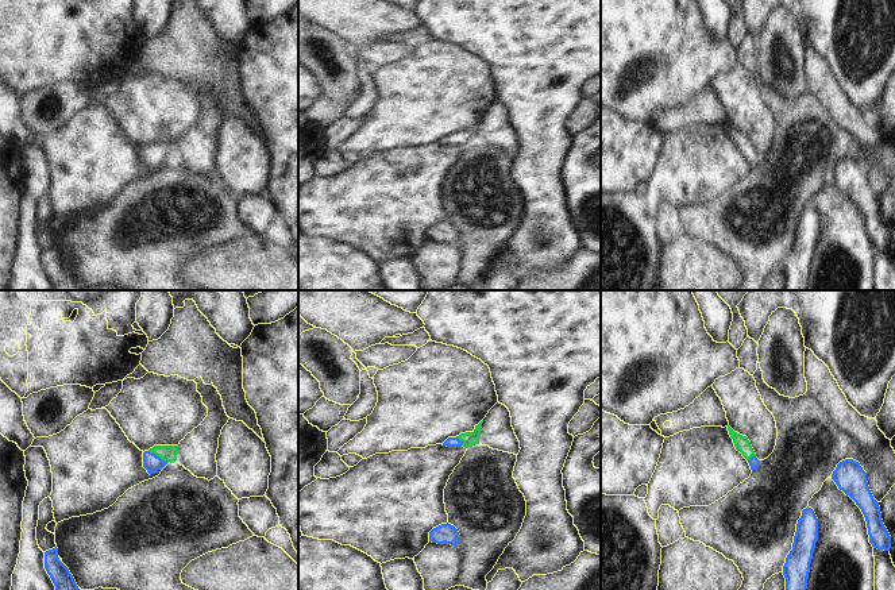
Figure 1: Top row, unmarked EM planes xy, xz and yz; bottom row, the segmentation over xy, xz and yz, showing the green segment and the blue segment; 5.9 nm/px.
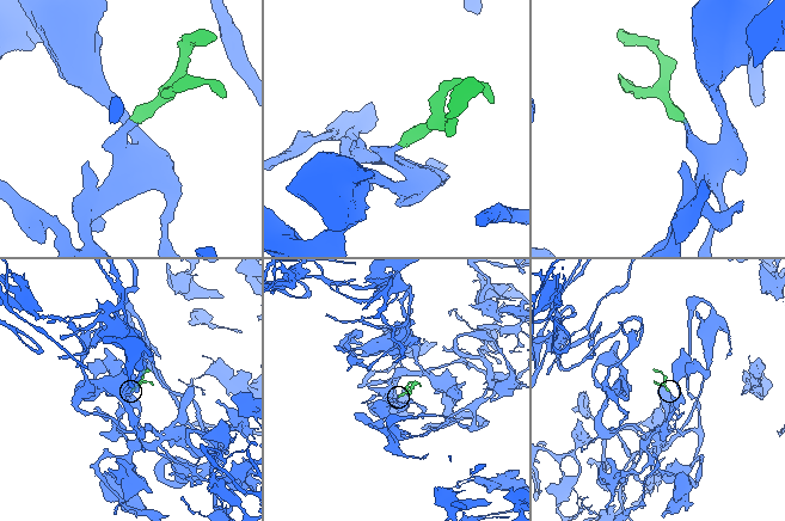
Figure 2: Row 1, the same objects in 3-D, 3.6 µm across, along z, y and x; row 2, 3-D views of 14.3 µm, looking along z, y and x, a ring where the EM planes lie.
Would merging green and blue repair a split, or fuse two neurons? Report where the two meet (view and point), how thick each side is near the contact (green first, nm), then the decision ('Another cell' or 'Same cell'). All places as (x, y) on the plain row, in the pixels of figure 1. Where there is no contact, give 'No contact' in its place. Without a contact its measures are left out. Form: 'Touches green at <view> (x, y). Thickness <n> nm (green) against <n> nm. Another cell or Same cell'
Touches green at xy (158, 153). Thickness 100 nm (green) against 100 nm. Same cell.

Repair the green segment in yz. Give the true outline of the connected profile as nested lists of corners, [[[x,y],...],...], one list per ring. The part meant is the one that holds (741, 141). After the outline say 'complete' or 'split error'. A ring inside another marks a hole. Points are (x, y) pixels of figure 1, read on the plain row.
[[[729,123],[728,128],[730,135],[733,136],[736,147],[740,149],[742,154],[748,158],[751,167],[756,167],[760,163],[760,158],[756,155],[756,151],[748,135],[734,130]]]; split error

